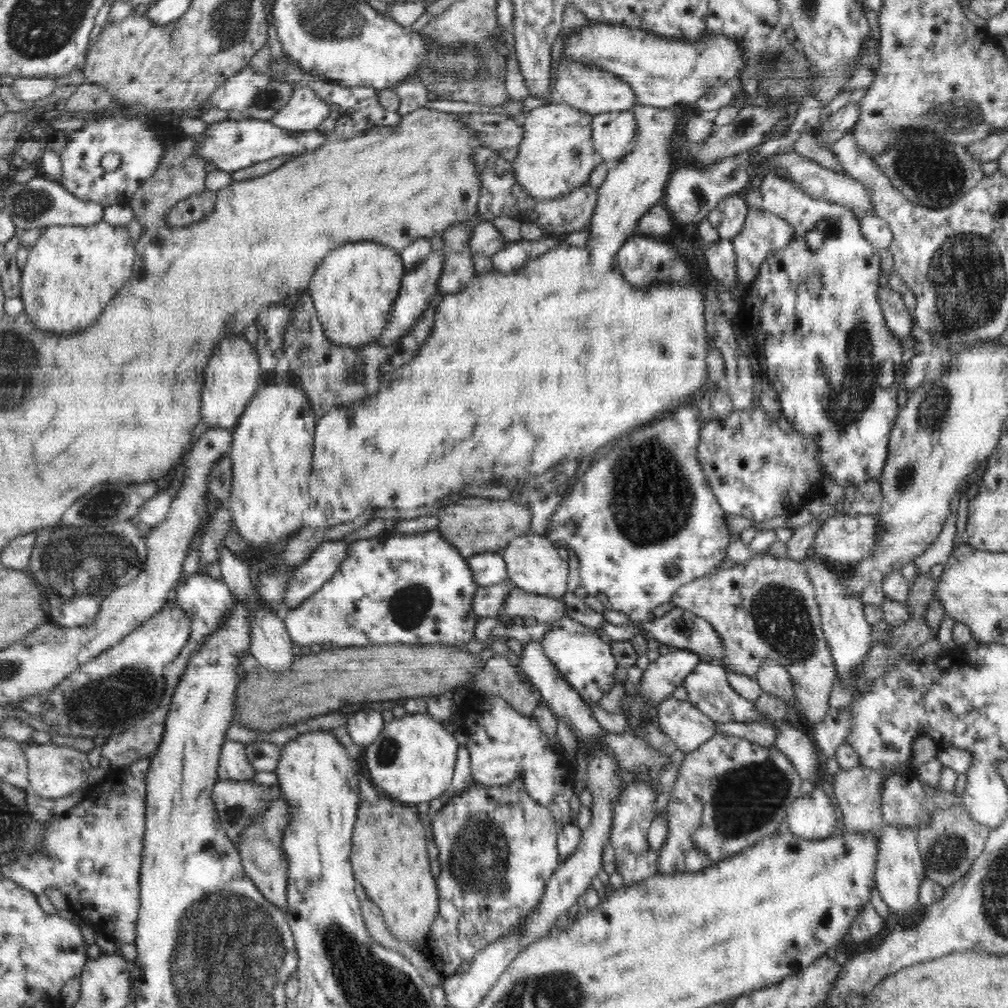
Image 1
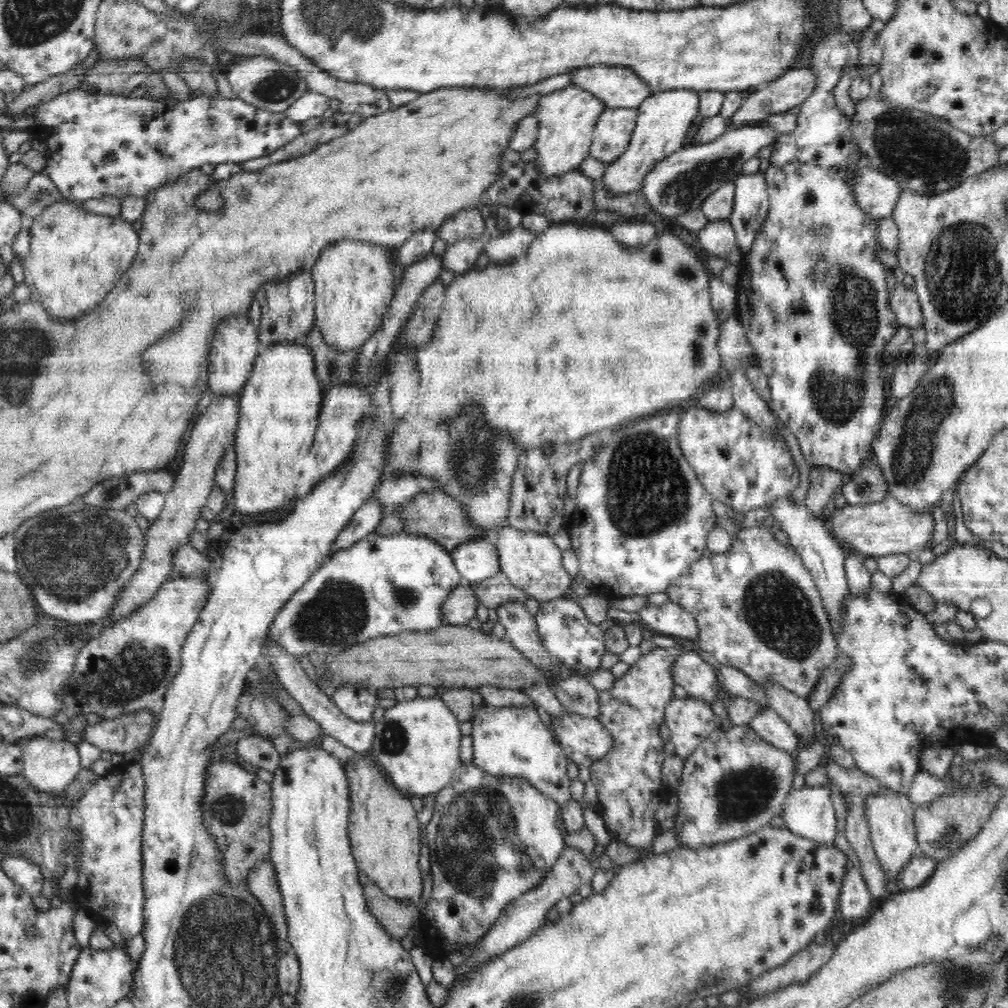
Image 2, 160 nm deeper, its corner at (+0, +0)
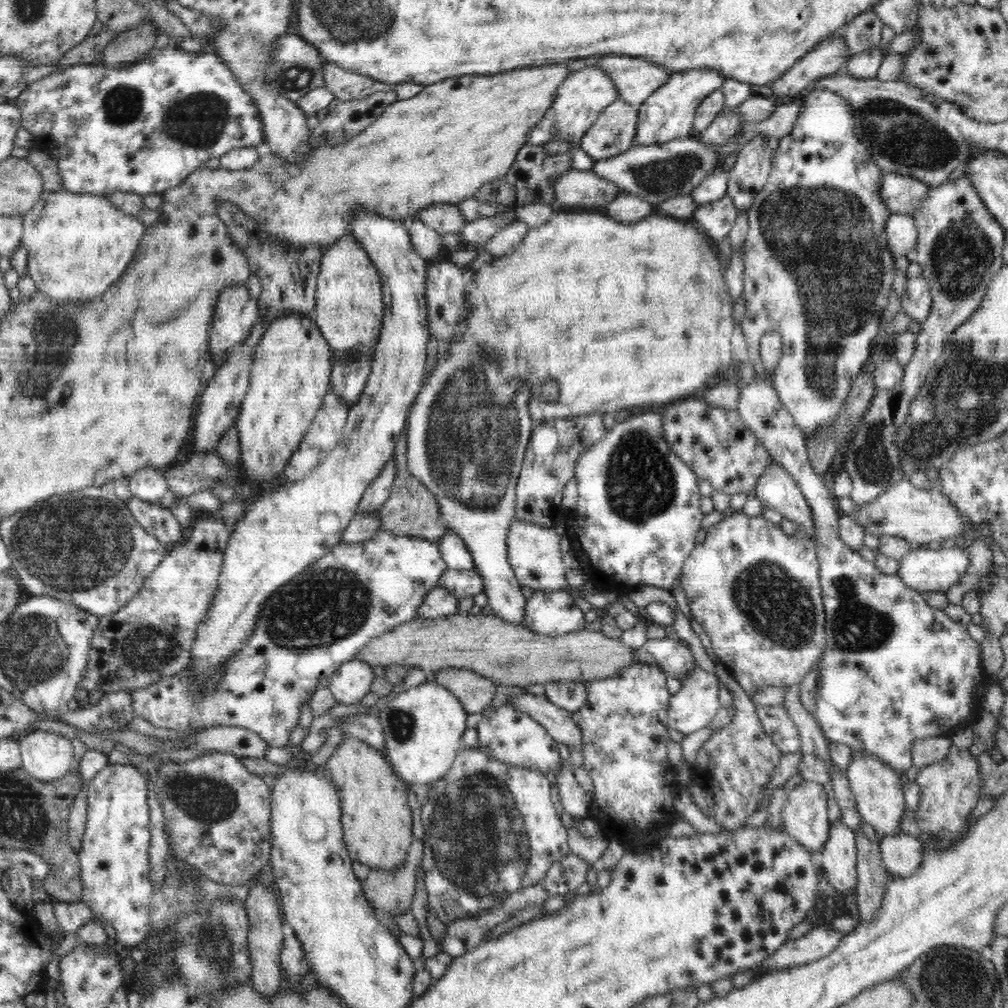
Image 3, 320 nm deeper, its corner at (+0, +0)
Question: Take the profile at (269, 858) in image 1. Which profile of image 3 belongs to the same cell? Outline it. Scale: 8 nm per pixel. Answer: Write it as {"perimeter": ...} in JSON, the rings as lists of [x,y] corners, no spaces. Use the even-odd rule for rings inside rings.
{"perimeter":[[[251,884],[250,894],[244,903],[245,911],[248,919],[248,934],[246,955],[250,959],[252,986],[260,995],[271,997],[277,992],[283,990],[280,985],[282,974],[280,973],[280,949],[282,948],[284,939],[287,936],[288,928],[285,920],[280,918],[280,908],[278,902],[274,899],[273,890],[269,886],[261,884]]]}

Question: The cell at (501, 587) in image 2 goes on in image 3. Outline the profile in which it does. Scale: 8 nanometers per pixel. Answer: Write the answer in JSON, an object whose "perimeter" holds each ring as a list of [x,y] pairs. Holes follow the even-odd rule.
{"perimeter":[[[446,569],[439,578],[438,587],[449,590],[456,598],[468,598],[483,591],[483,580],[475,569]]]}

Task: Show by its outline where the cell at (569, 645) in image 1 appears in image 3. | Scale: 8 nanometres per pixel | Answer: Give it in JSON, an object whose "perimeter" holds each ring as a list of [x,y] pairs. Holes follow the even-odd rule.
{"perimeter":[[[535,590],[524,607],[524,626],[537,634],[556,638],[586,630],[586,620],[565,590]]]}

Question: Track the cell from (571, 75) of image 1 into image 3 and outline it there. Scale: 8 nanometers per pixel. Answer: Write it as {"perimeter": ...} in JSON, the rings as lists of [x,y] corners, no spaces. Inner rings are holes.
{"perimeter":[[[606,55],[594,60],[594,65],[612,77],[620,99],[633,105],[646,101],[671,75],[666,67],[636,56]]]}

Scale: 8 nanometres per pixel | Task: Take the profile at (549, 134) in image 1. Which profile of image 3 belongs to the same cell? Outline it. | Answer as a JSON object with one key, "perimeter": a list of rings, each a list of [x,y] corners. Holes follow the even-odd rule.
{"perimeter":[[[591,65],[571,72],[560,84],[549,109],[549,114],[554,115],[554,125],[556,125],[554,128],[556,136],[552,138],[552,141],[559,138],[566,139],[561,141],[569,142],[573,148],[580,147],[584,133],[596,122],[600,113],[618,99],[620,99],[620,93],[612,77],[606,75],[602,67]]]}

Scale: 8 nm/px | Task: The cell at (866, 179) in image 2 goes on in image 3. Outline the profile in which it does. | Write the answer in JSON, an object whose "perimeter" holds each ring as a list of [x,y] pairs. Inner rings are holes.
{"perimeter":[[[887,173],[881,185],[880,199],[891,214],[910,215],[925,204],[930,192],[931,187],[916,178]]]}

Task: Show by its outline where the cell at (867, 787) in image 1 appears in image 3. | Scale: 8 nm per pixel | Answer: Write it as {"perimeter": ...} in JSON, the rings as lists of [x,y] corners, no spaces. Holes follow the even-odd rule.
{"perimeter":[[[862,831],[854,834],[854,838],[857,850],[856,907],[858,907],[858,916],[860,916],[859,921],[870,922],[882,907],[886,885],[891,881],[892,874],[884,866],[878,844],[872,844]]]}

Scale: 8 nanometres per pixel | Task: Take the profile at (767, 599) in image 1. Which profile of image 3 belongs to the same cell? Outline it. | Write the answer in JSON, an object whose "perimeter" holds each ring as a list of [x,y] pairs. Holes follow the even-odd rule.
{"perimeter":[[[742,511],[725,516],[709,528],[704,542],[692,549],[681,570],[681,587],[688,598],[690,614],[712,641],[715,661],[726,668],[750,698],[768,686],[788,688],[799,683],[824,656],[826,648],[815,544],[804,532],[786,534],[766,516],[767,513],[751,517]]]}

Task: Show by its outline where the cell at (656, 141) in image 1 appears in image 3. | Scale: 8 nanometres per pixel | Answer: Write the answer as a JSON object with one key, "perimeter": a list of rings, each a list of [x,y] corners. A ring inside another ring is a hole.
{"perimeter":[[[688,69],[673,72],[658,90],[655,90],[646,101],[640,104],[637,130],[634,144],[668,144],[674,138],[692,134],[693,118],[700,103],[714,90],[721,88],[725,78],[714,69]]]}

